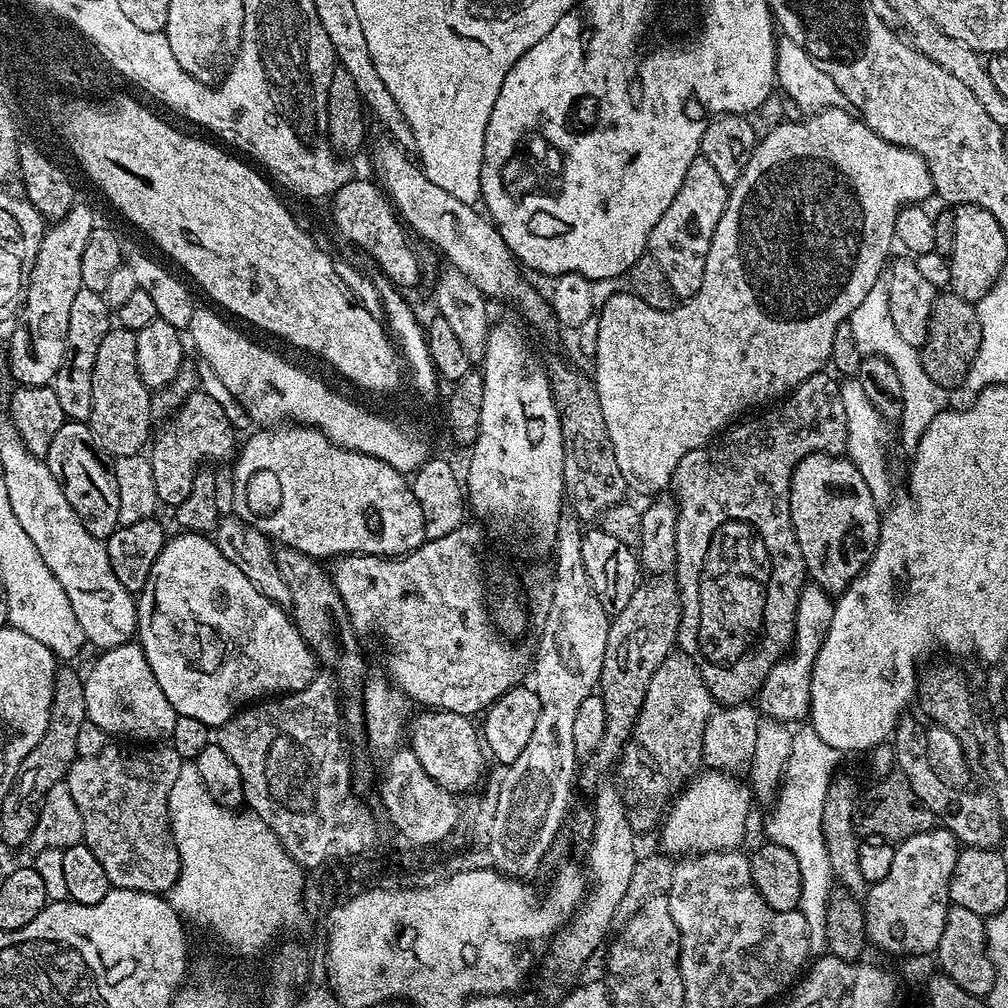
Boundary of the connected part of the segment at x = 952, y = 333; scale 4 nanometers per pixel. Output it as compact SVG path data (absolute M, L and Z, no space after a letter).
M948 290L937 295L924 345L918 349L919 367L930 374L930 378L938 387L945 390L961 387L966 374L978 354L978 346L982 342L982 326L978 326L978 314L973 301L963 300Z

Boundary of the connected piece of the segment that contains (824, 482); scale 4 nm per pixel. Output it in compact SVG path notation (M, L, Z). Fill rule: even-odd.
M843 455L802 458L790 478L790 518L802 550L807 579L823 592L839 594L867 568L880 541L881 509L865 479Z

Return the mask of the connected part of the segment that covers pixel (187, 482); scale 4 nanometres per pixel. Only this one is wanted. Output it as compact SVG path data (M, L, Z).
M201 390L190 394L190 398L186 398L182 407L163 421L161 428L164 429L155 433L150 444L150 470L154 470L154 494L161 505L175 506L185 501L196 472L205 462L233 459L234 449L237 447L234 438L236 436L222 406Z

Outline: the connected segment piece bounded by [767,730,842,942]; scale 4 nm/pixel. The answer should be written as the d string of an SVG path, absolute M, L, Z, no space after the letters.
M811 730L797 731L792 740L783 779L770 808L772 813L768 816L767 839L790 850L790 854L794 854L798 860L798 870L802 870L802 894L798 911L806 918L809 937L820 942L824 938L828 895L834 884L828 857L826 824L824 828L824 799L827 796L829 799L842 754L834 746L826 746L826 742L822 742L822 738L818 738L818 734Z

